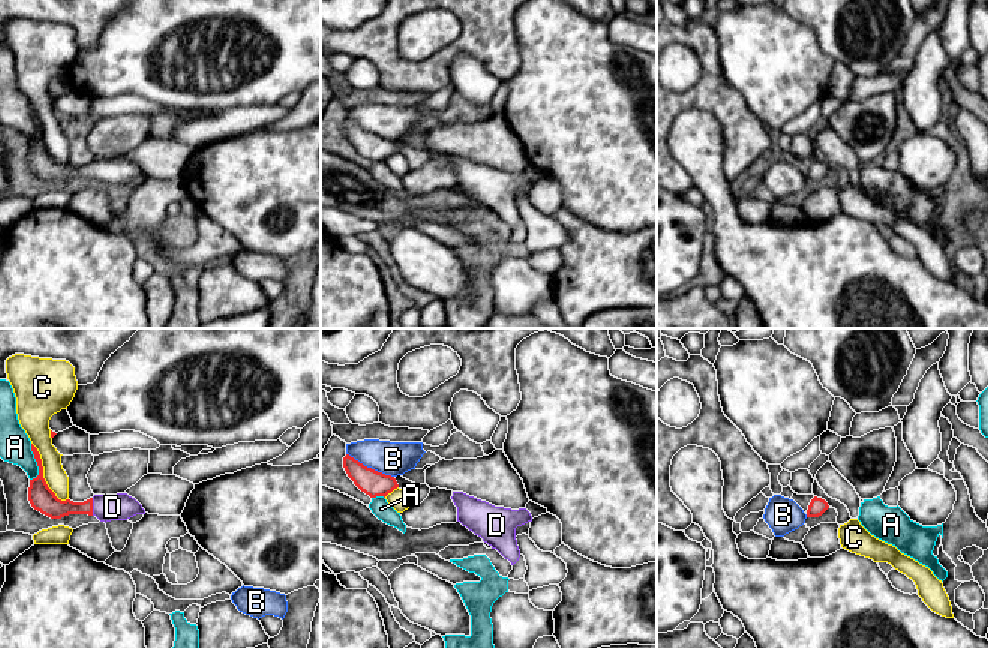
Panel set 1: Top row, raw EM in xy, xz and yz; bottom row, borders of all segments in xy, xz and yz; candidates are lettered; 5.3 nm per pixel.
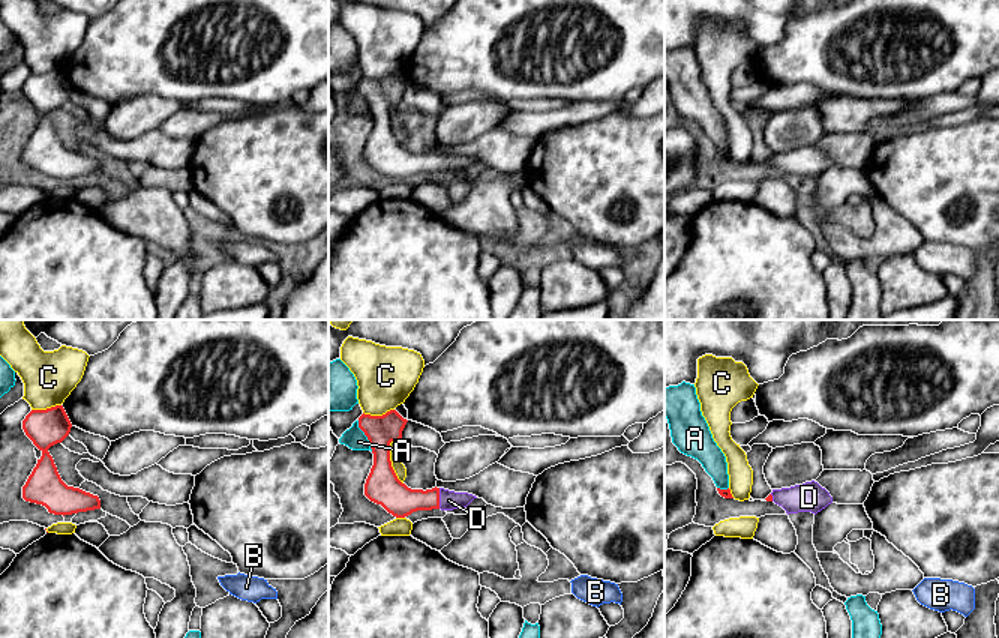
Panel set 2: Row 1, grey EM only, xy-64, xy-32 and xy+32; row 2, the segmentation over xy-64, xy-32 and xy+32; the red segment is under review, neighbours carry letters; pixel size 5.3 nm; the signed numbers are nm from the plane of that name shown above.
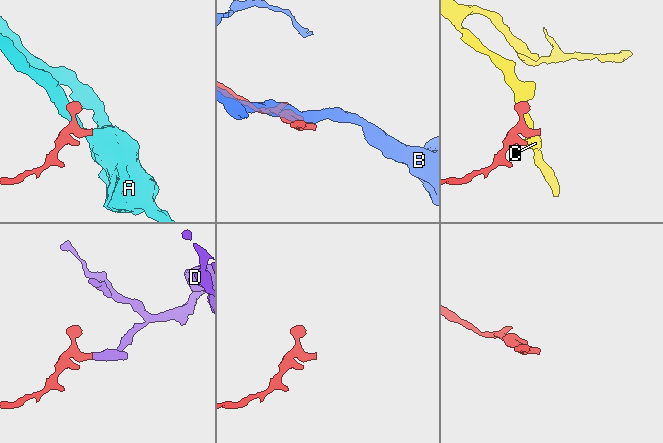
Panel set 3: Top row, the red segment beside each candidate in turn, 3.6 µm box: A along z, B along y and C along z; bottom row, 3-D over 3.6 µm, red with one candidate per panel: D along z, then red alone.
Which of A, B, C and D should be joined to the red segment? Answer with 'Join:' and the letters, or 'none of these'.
Join: D

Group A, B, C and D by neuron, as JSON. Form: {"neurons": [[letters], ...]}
{"neurons": [["A"], ["B"], ["C"], ["D"]]}

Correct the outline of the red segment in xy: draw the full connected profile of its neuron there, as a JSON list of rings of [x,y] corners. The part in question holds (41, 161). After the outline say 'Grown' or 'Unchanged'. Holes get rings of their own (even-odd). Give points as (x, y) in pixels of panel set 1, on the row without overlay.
[[[31,108],[31,116],[39,130],[39,140],[30,144],[28,165],[31,171],[51,183],[61,183],[69,178],[96,180],[100,186],[127,184],[136,178],[145,178],[142,170],[127,158],[94,159],[84,166],[70,164],[61,165],[48,152],[43,142],[42,123],[37,112]]]. Grown

